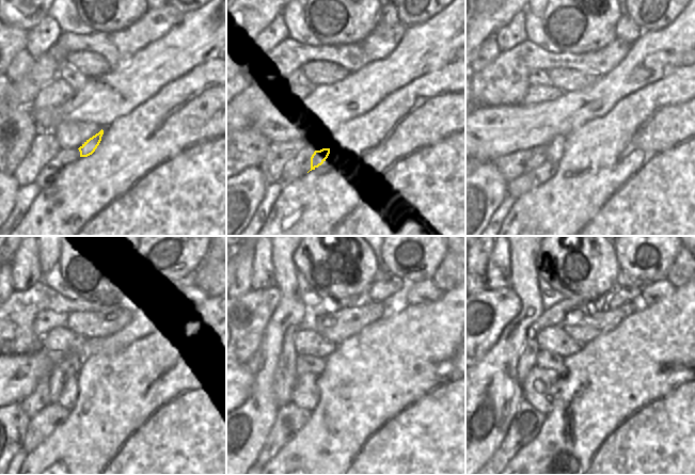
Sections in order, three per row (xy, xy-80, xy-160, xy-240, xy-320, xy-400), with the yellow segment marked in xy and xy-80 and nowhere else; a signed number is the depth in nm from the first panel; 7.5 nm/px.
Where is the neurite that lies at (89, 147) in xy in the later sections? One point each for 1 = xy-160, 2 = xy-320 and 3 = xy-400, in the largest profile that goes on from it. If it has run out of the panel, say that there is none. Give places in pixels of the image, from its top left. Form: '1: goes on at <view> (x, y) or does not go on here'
1: goes on at xy-160 (530, 179)
2: goes on at xy-320 (289, 420)
3: goes on at xy-400 (527, 422)

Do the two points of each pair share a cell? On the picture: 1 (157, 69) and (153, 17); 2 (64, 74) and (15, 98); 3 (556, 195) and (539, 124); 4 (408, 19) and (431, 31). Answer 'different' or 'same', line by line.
1: different
2: different
3: different
4: different

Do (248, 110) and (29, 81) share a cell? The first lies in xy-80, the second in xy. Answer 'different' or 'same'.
same

